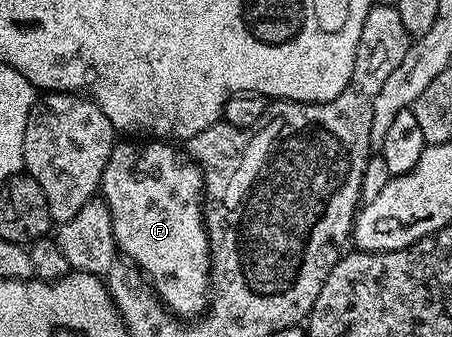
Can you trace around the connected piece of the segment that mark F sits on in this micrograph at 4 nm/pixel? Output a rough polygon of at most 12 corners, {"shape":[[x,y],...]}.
{"shape":[[122,140],[100,186],[117,252],[169,312],[211,292],[202,168]]}

